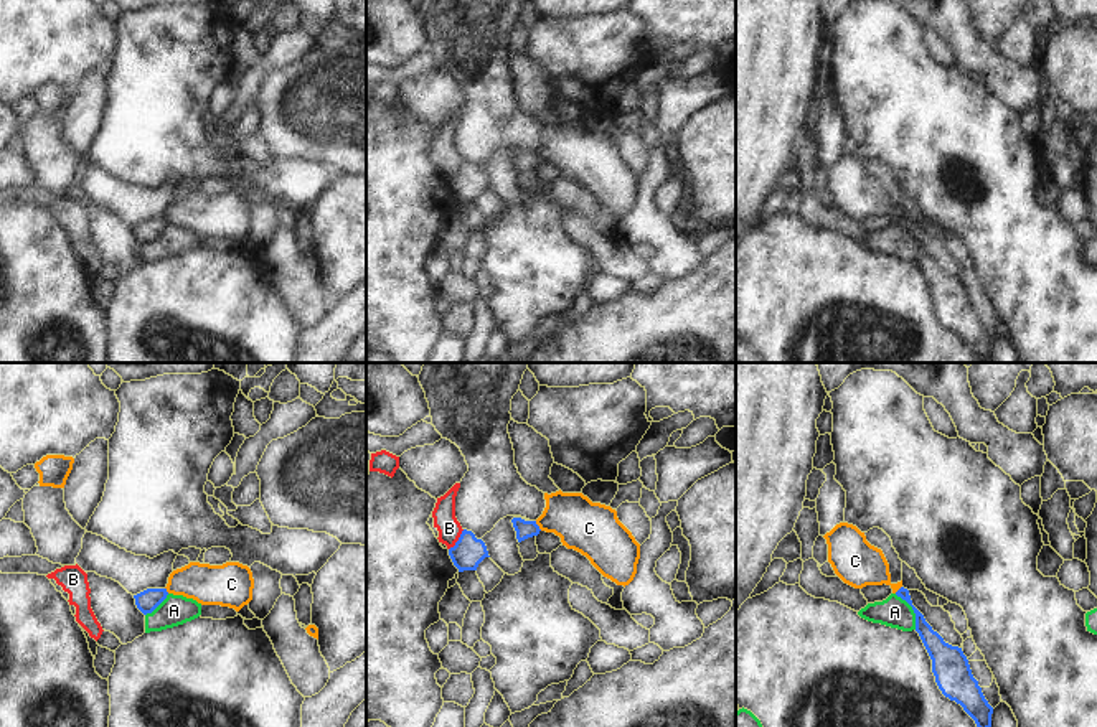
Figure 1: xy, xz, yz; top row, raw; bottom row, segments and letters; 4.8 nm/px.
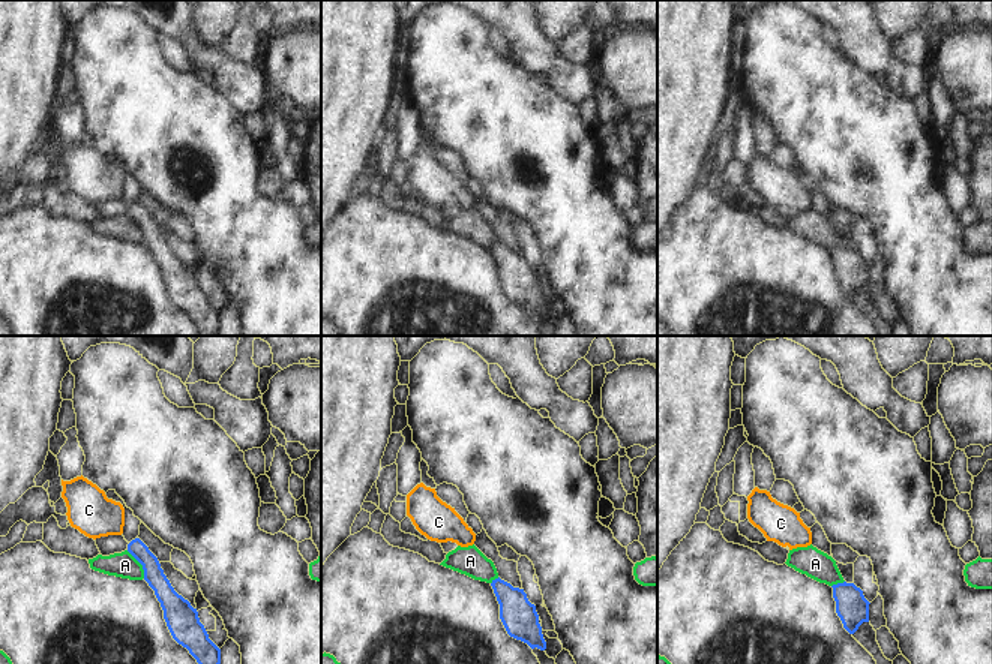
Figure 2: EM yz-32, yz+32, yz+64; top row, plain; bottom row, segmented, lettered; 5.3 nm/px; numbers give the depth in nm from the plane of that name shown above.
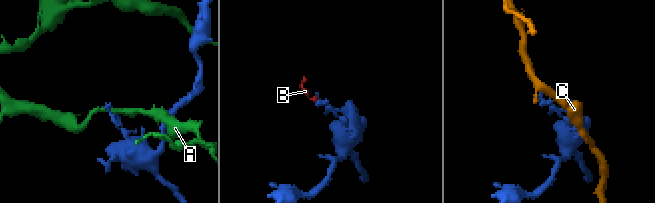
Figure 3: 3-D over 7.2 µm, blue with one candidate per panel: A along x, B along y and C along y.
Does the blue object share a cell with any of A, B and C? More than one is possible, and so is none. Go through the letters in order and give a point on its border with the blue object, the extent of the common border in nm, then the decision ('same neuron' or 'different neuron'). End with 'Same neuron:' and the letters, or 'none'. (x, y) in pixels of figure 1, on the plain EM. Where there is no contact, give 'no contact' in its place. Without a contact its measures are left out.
A: yz (913, 239) | 200 nm | different neuron
B: xz (459, 170) | 130 nm | different neuron
C: xz (538, 157) | 60 nm | different neuron
Same neuron: none

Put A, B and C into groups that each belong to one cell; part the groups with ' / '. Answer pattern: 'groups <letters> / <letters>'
groups A B / C

